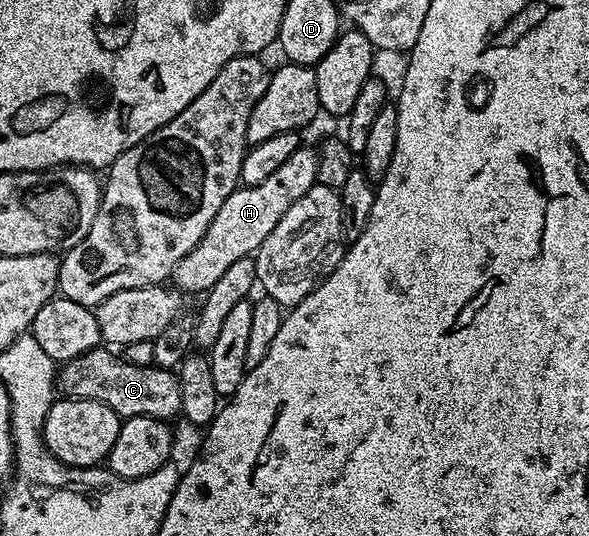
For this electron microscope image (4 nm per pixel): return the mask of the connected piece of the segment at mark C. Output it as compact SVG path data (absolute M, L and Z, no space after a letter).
M97 347L78 359L63 362L58 373L58 385L65 398L86 399L106 403L122 419L153 417L168 421L180 413L182 391L180 378L173 370L157 369L155 365L135 365L108 347Z

